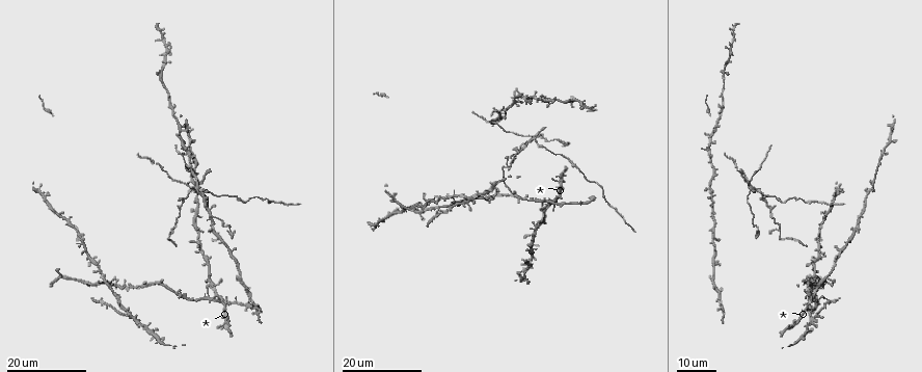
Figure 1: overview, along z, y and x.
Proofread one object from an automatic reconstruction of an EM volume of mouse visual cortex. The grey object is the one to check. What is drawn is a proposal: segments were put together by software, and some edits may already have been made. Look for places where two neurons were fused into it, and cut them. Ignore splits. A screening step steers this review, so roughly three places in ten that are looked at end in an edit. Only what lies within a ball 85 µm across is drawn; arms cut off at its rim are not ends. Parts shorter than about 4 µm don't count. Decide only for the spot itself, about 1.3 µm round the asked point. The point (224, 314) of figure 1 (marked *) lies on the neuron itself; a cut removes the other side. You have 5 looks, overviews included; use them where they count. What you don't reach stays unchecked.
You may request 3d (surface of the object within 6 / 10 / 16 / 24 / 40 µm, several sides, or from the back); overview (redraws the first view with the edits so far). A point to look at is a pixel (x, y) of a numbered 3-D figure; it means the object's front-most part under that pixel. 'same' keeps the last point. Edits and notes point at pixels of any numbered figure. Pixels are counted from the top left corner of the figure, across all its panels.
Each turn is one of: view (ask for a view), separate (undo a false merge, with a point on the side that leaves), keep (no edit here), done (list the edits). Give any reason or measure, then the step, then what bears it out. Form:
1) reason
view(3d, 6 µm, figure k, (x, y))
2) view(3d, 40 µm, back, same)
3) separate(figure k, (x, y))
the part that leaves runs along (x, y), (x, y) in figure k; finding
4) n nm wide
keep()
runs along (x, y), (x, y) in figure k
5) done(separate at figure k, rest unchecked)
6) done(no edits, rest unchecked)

calibre changes
view(3d, 16 µm, figure 1, (543, 146))

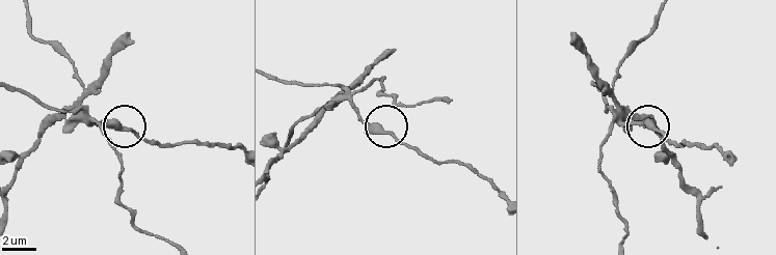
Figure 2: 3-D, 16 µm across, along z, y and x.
view(3d, 10 µm, figure 2, (129, 130))

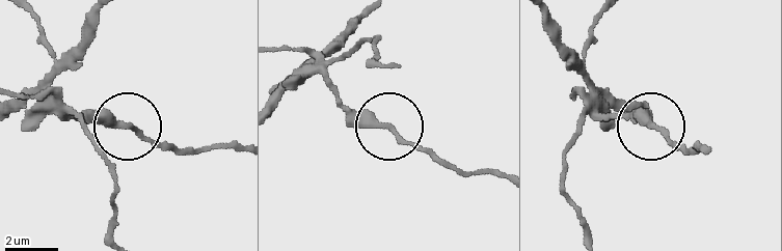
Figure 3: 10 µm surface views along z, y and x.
keep()
runs along (17, 111), (104, 115), (174, 154) in figure 3; continuous, no second neuron

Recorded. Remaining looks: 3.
four-way junction
view(3d, 16 µm, figure 1, (841, 247))

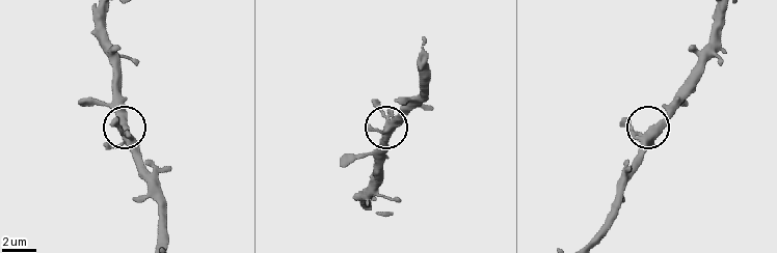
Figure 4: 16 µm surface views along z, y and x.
view(3d, 10 µm, figure 4, (641, 134))

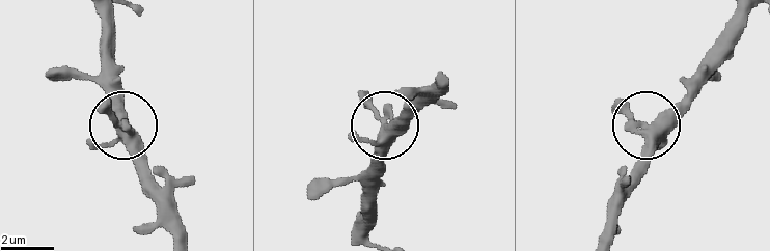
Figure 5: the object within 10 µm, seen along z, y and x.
keep()
runs along (438, 75), (386, 127), (380, 191) in figure 5; all the same neuron

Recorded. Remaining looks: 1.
done(no edits, rest unchecked)

